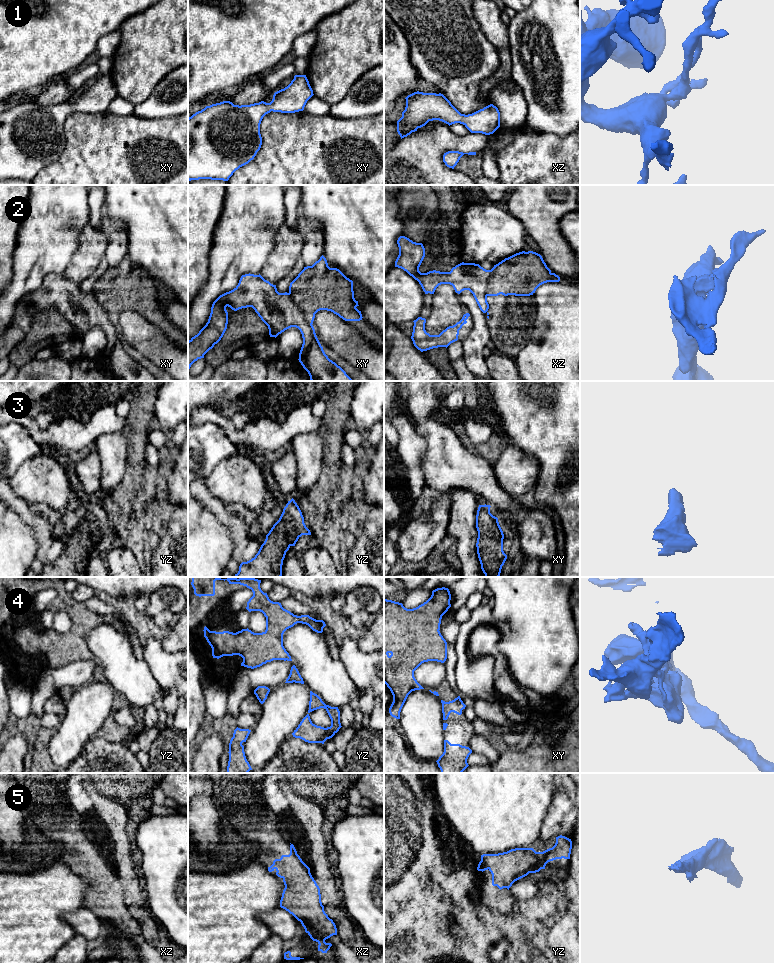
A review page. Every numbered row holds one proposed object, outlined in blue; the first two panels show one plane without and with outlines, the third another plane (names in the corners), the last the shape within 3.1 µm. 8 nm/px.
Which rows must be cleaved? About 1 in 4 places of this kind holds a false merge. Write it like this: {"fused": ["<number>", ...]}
{"fused": ["2"]}

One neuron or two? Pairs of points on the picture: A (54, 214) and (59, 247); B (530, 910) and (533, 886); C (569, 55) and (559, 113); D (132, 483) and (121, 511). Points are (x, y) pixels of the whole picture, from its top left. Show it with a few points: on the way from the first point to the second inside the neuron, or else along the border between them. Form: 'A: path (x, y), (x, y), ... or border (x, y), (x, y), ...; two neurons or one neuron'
A: path (54, 222), (54, 239); one neuron
B: border (543, 877), (539, 890), (533, 896), (516, 902); two neurons
C: path (569, 69), (569, 82), (560, 99); one neuron
D: path (127, 490), (121, 498), (121, 504); one neuron

